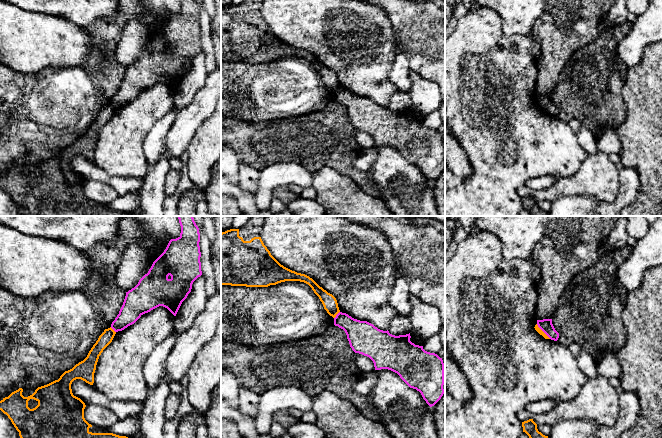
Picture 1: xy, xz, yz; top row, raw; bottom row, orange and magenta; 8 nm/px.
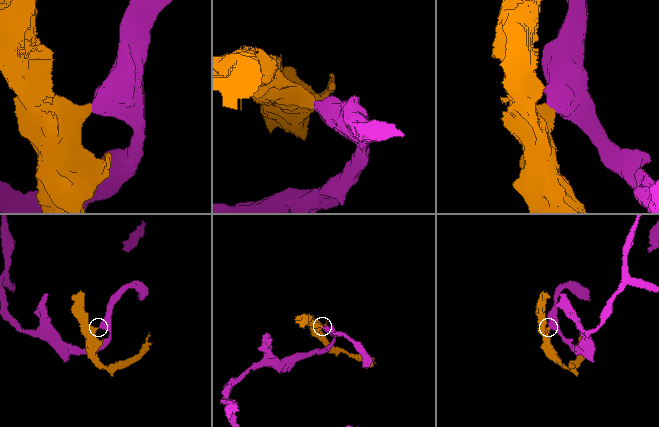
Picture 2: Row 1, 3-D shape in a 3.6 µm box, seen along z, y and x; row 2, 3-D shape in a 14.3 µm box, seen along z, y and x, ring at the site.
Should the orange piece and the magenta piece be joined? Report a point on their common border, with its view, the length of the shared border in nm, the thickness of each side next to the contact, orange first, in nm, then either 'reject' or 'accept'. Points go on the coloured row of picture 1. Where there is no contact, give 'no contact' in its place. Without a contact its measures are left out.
yz (542, 331) | 170 nm | 40/100 nm | reject

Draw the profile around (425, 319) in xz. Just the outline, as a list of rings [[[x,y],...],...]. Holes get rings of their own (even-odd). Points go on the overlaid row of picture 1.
[[[411,296],[410,303],[412,310],[408,318],[412,324],[412,331],[425,338],[437,335],[442,327],[437,307],[421,301],[418,296]]]

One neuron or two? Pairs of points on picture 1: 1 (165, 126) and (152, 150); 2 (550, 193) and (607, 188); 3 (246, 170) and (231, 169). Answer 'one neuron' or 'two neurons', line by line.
1: one neuron
2: one neuron
3: two neurons

